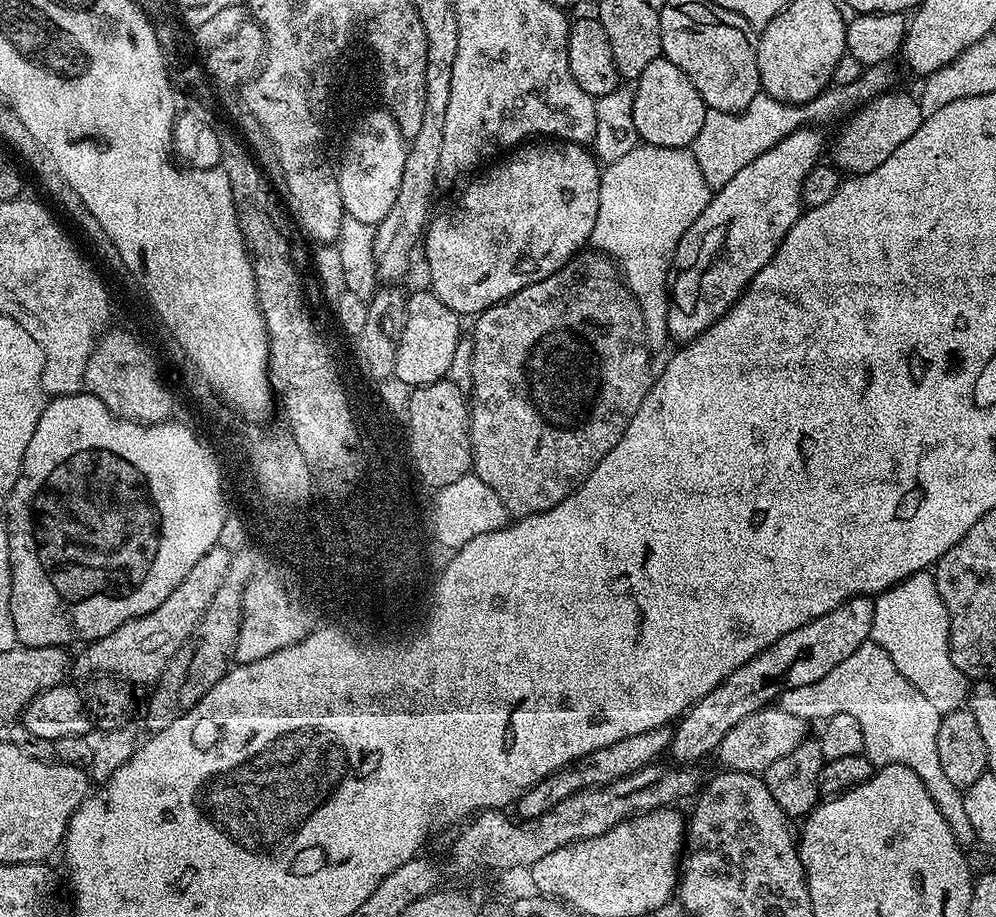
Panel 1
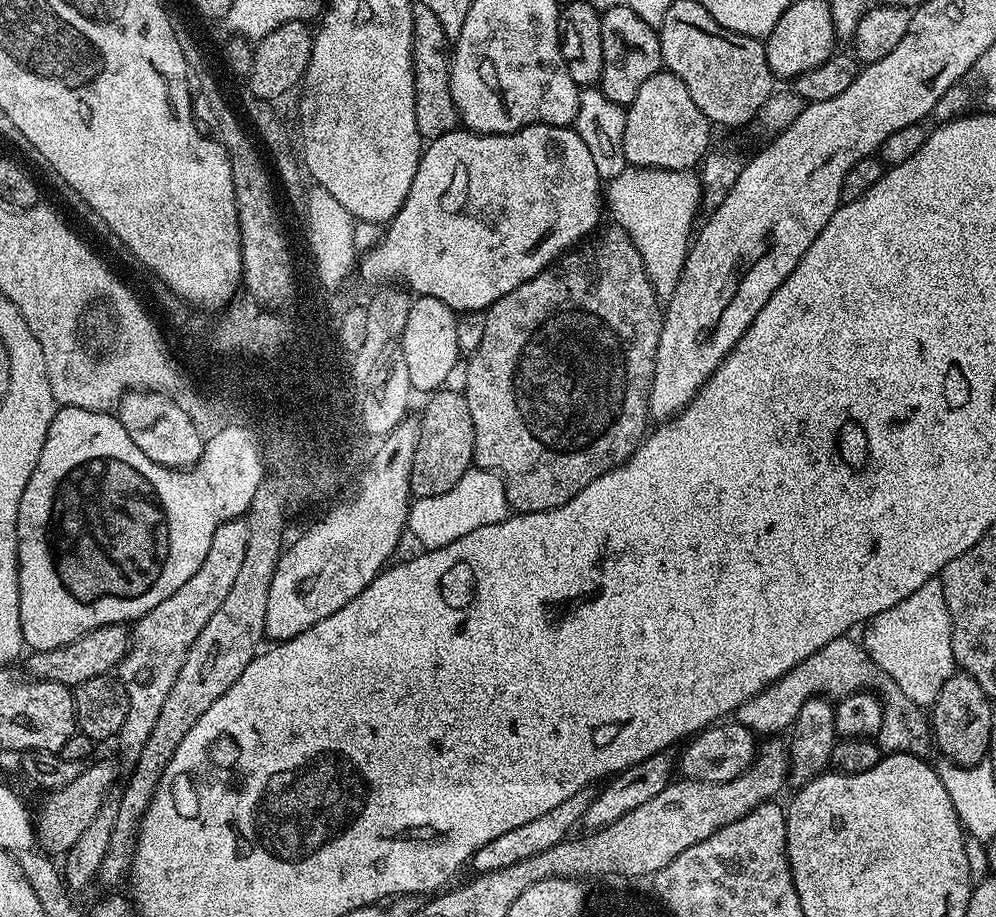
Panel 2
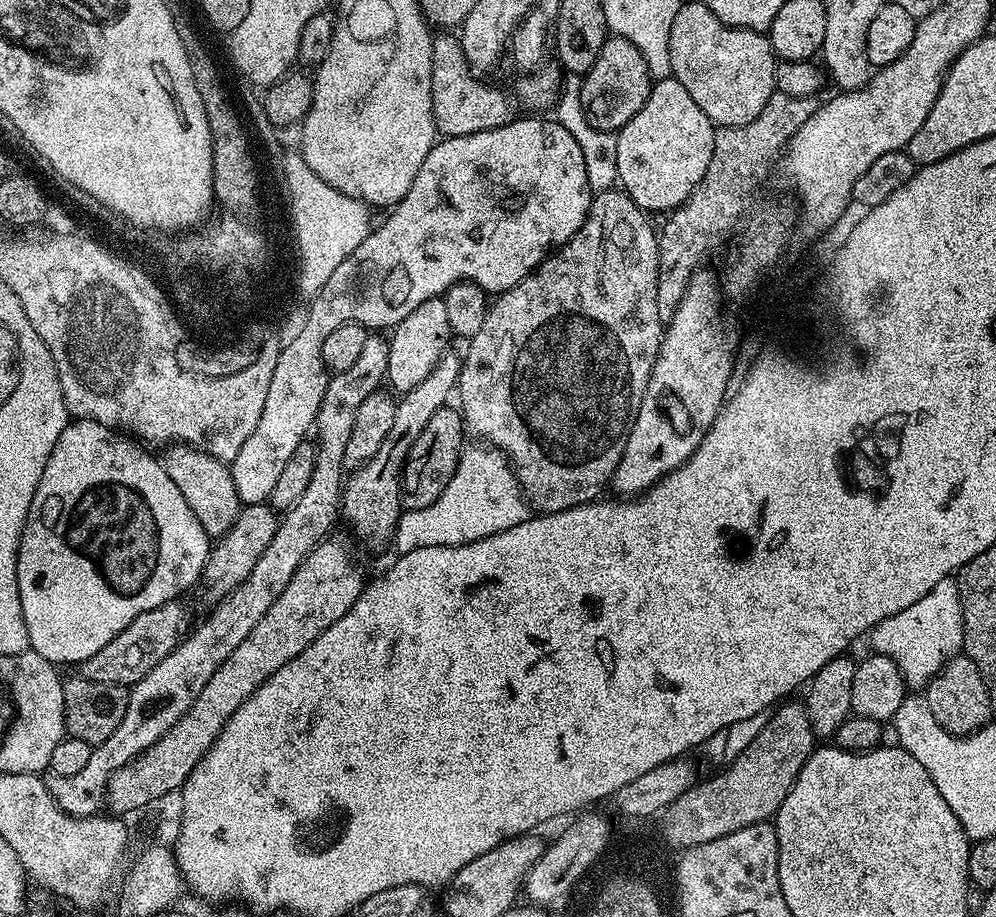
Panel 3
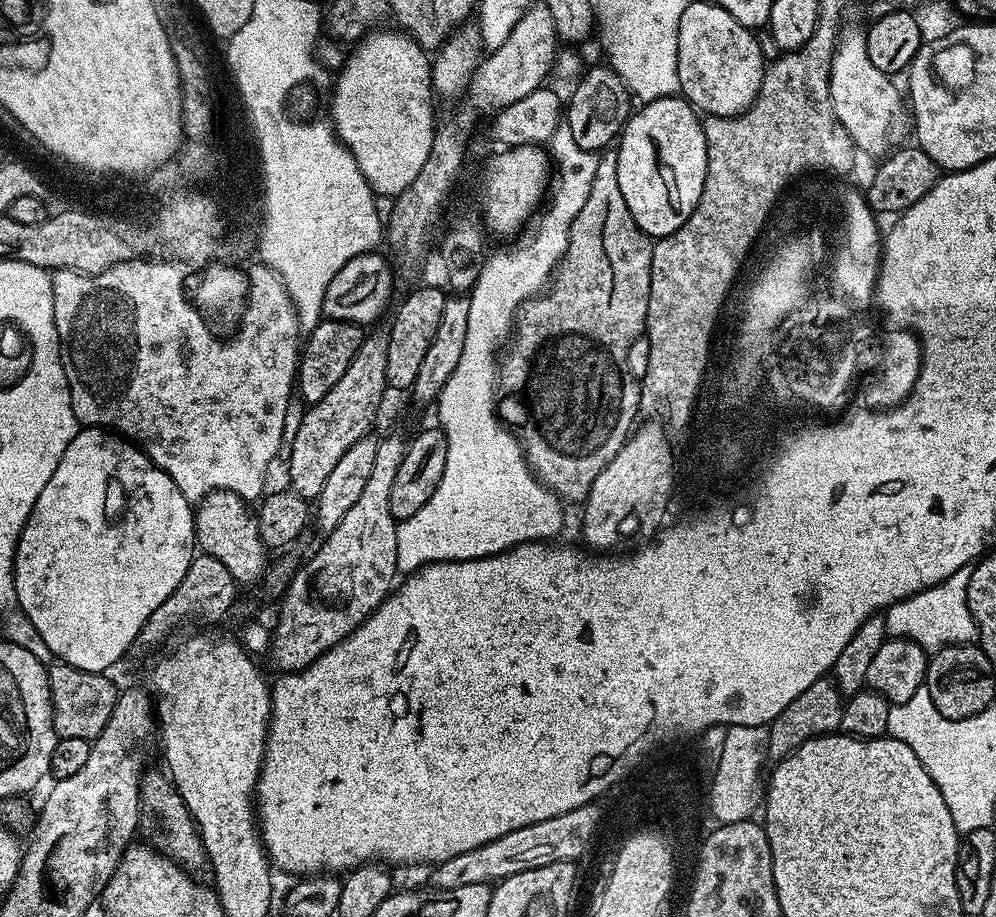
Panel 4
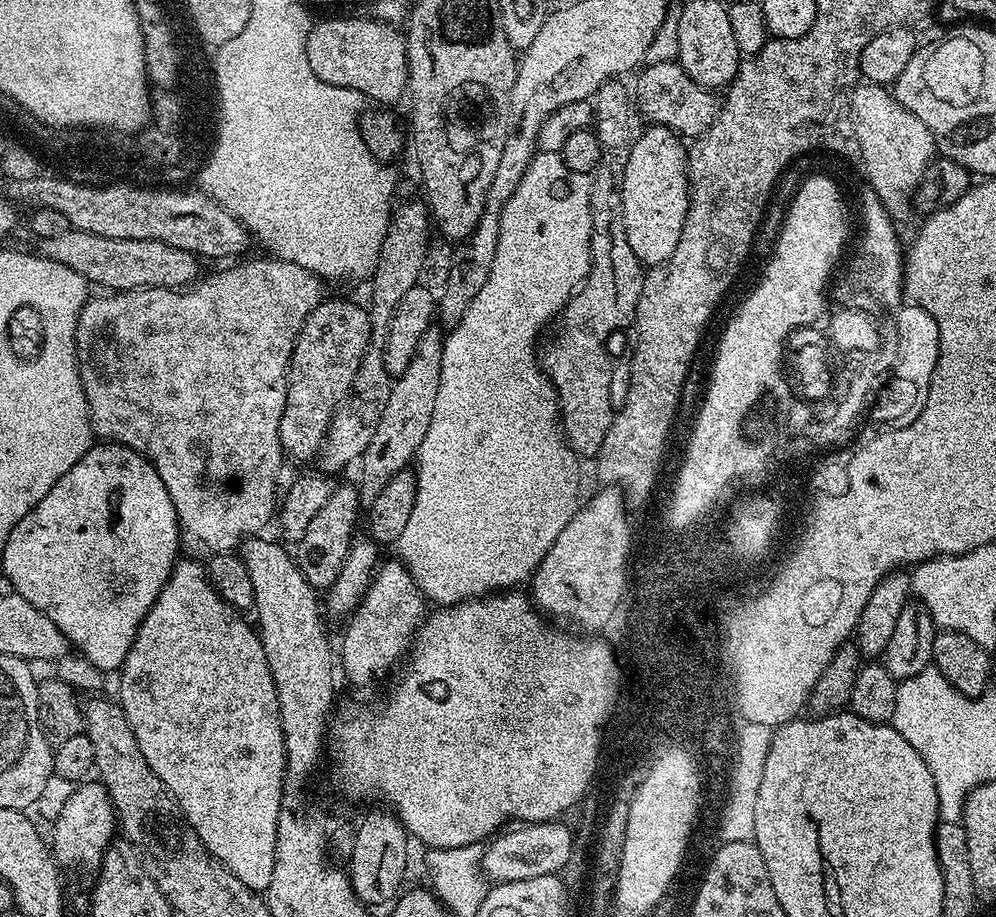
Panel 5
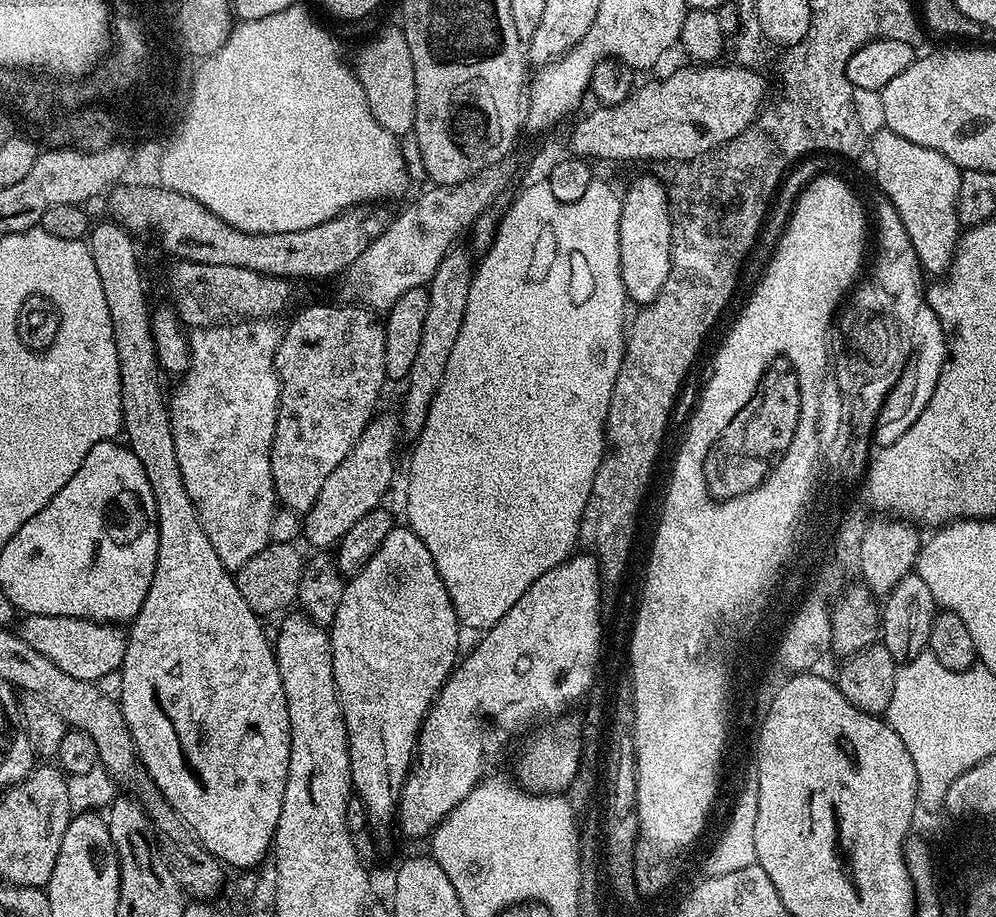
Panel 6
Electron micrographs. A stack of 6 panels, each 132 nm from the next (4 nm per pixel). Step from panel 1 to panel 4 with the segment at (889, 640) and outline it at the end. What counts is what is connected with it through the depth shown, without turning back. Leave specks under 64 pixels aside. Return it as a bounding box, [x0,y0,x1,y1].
[883,567,977,654]

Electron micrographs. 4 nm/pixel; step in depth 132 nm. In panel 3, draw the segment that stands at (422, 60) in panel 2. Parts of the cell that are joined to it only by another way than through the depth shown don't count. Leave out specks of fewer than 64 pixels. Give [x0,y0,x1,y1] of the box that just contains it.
[432,35,517,137]

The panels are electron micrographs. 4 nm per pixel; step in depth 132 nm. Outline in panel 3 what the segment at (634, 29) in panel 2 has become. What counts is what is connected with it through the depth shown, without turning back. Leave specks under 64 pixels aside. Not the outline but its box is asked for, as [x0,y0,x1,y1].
[581,35,654,132]

